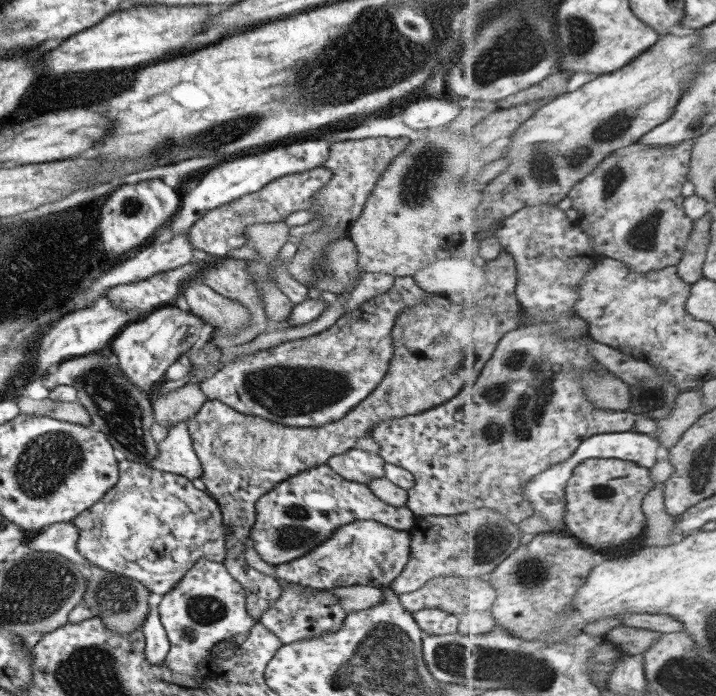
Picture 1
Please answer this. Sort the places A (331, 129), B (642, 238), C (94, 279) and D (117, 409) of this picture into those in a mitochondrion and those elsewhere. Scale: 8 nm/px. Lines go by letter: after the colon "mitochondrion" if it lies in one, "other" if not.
A: other
B: mitochondrion
C: other
D: mitochondrion

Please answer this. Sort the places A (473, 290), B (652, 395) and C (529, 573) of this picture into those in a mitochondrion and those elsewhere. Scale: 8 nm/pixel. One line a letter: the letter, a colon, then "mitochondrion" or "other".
A: other
B: mitochondrion
C: mitochondrion

